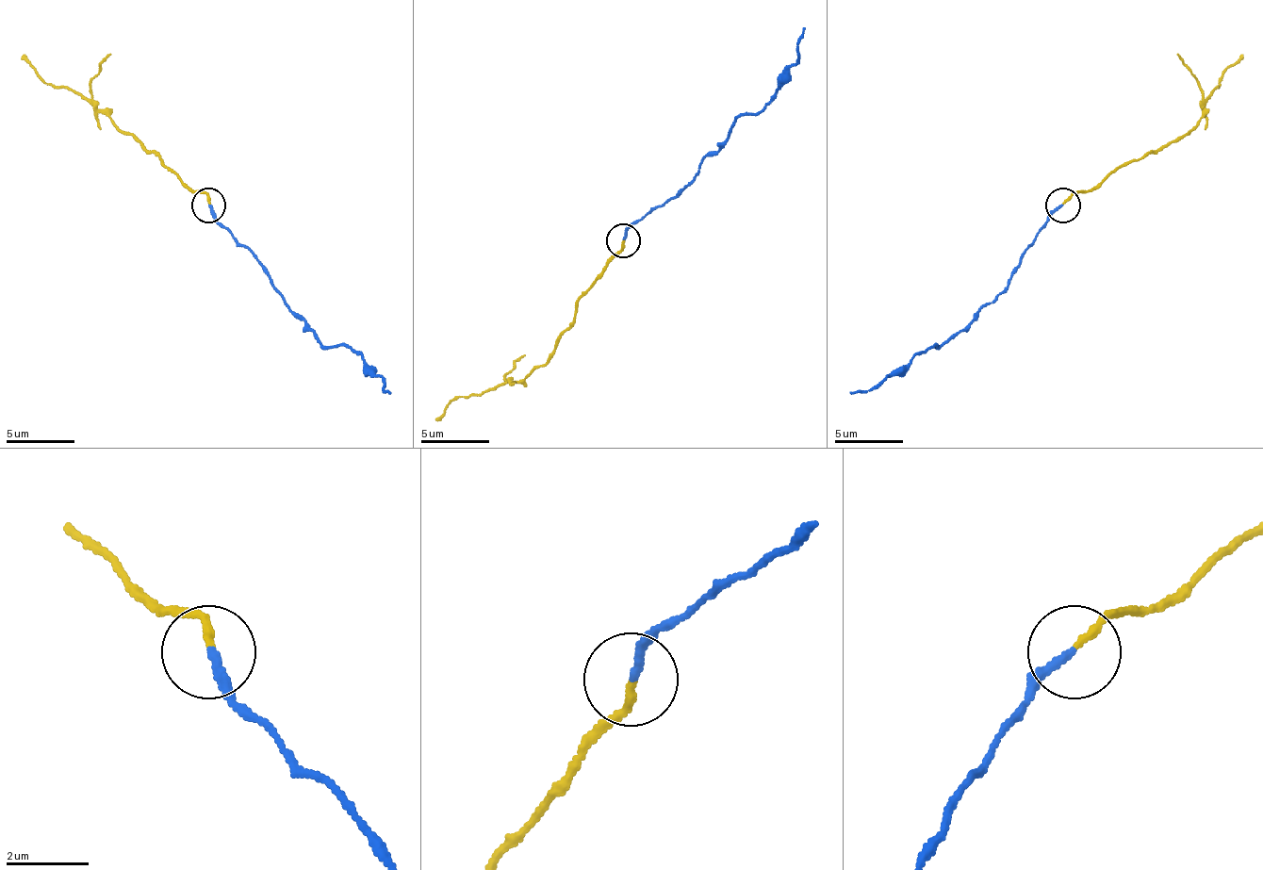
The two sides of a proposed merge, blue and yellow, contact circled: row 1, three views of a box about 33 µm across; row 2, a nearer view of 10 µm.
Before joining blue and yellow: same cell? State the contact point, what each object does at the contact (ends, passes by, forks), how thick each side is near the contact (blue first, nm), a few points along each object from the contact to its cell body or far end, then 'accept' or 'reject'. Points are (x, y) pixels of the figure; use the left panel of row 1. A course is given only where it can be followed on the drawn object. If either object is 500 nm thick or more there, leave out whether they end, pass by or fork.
at (208, 205); blue ends there; yellow ends there; 200 nm thick on the blue side, 170 nm on the other; blue runs (207, 205), (245, 247), (270, 282), (324, 347), (341, 347), (362, 357), (389, 391); yellow runs (207, 203), (207, 195), (187, 186), (159, 157), (108, 117), (71, 90), (43, 79), (23, 55); reject

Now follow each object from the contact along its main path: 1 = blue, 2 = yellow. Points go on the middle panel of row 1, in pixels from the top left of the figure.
1: (622, 239), (683, 188), (729, 137), (739, 116), (756, 116), (777, 91), (797, 61), (804, 26)
2: (622, 239), (622, 250), (577, 301), (574, 321), (549, 356), (522, 380), (484, 394), (457, 397), (436, 421)

